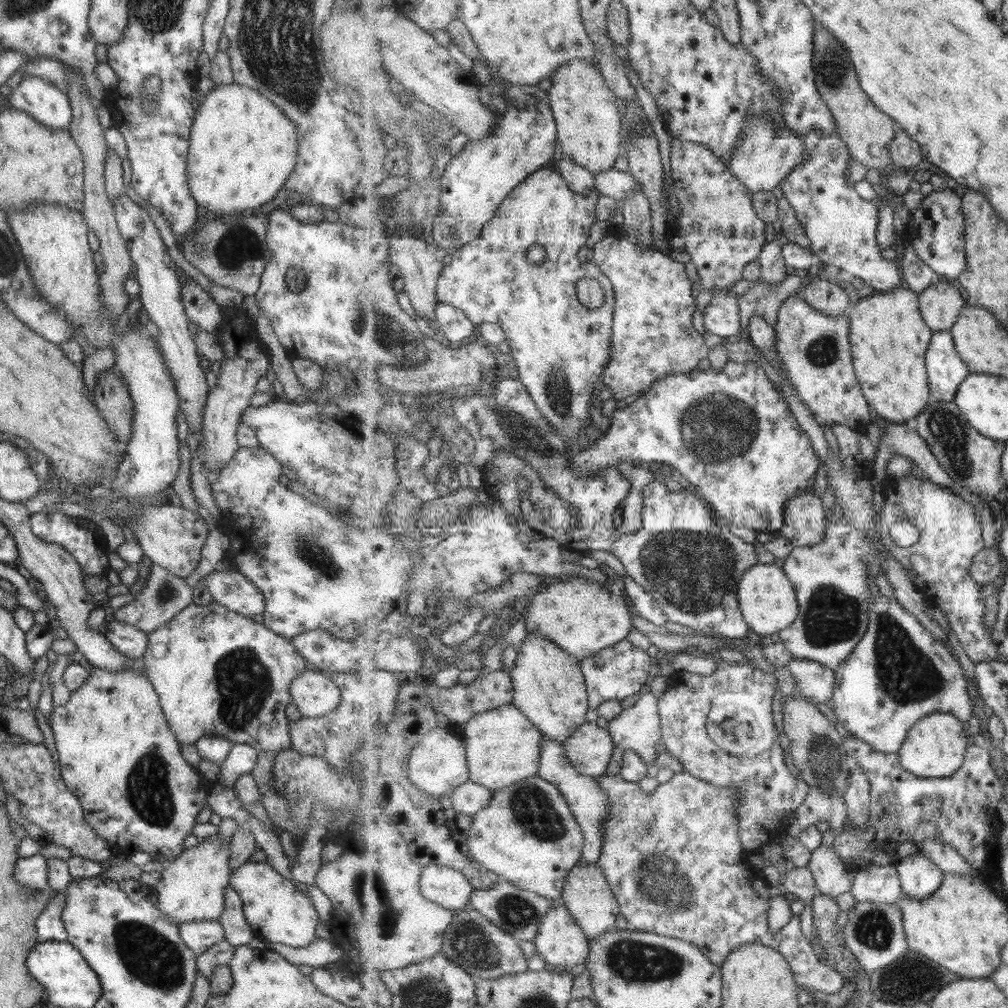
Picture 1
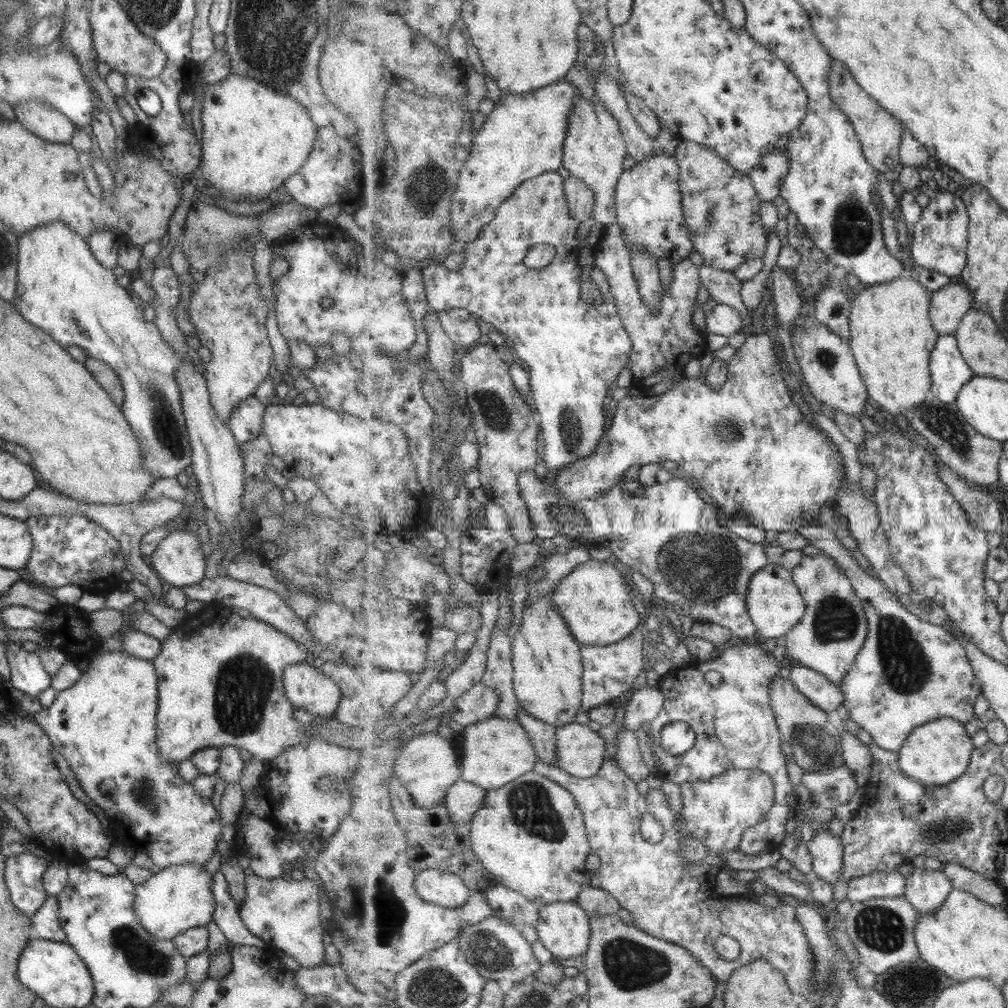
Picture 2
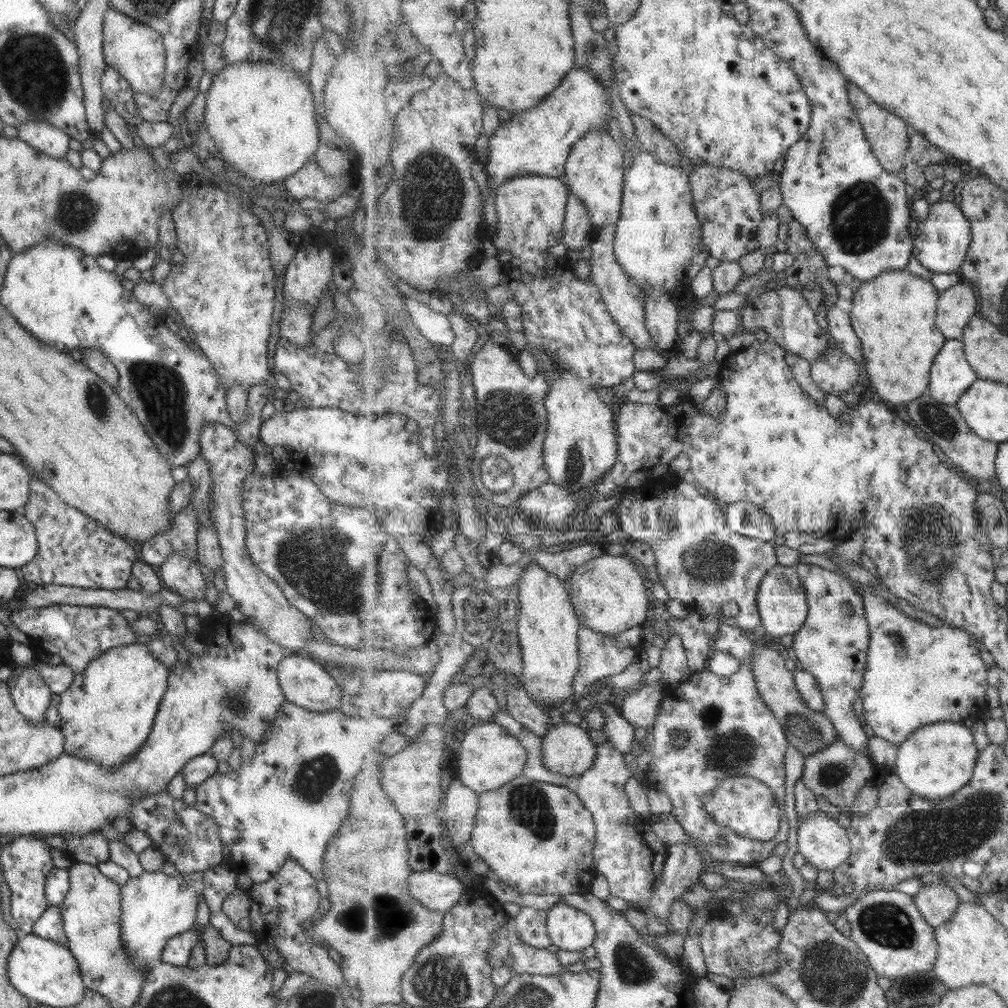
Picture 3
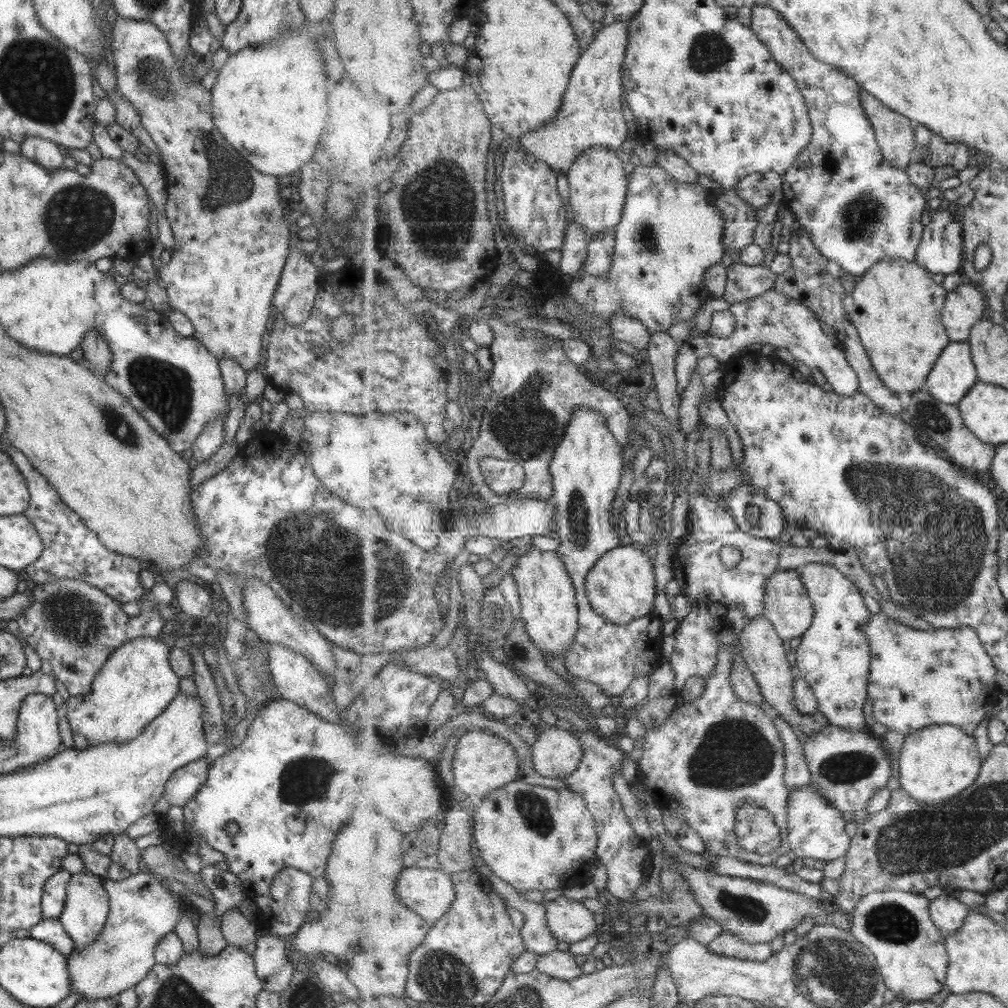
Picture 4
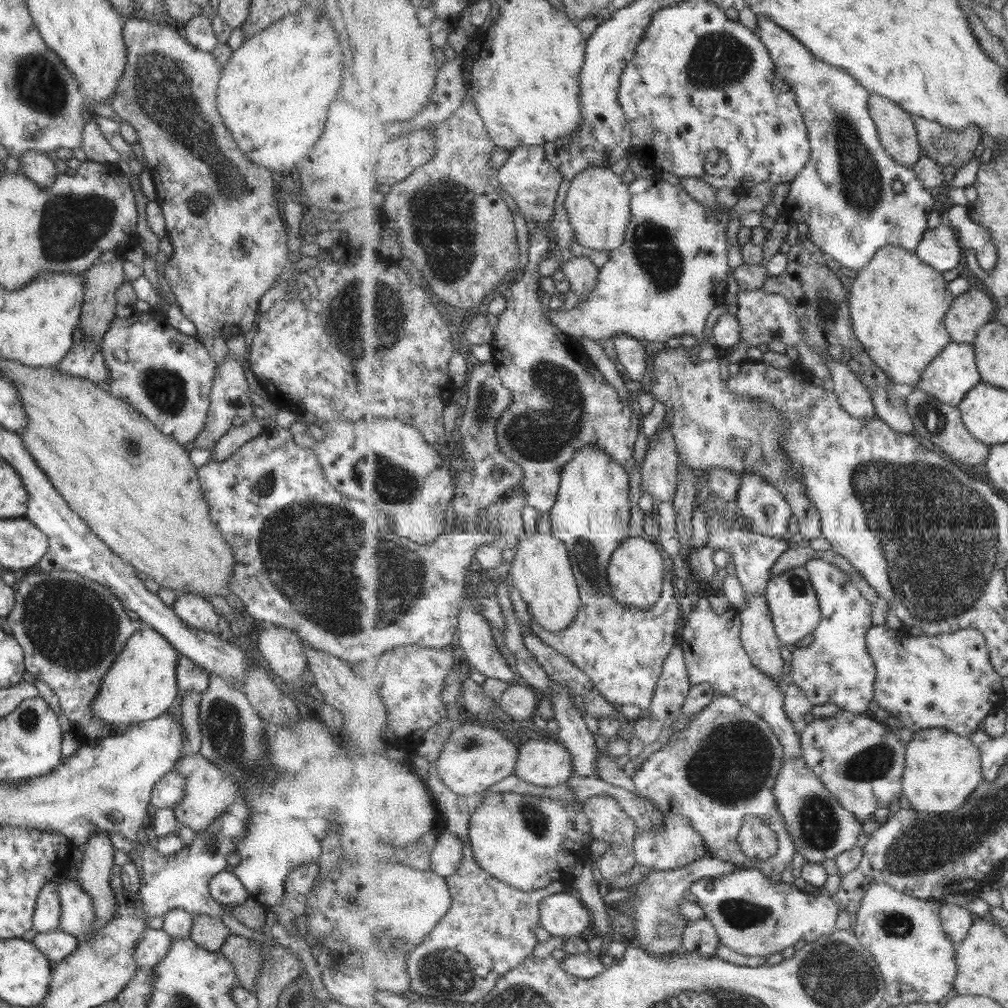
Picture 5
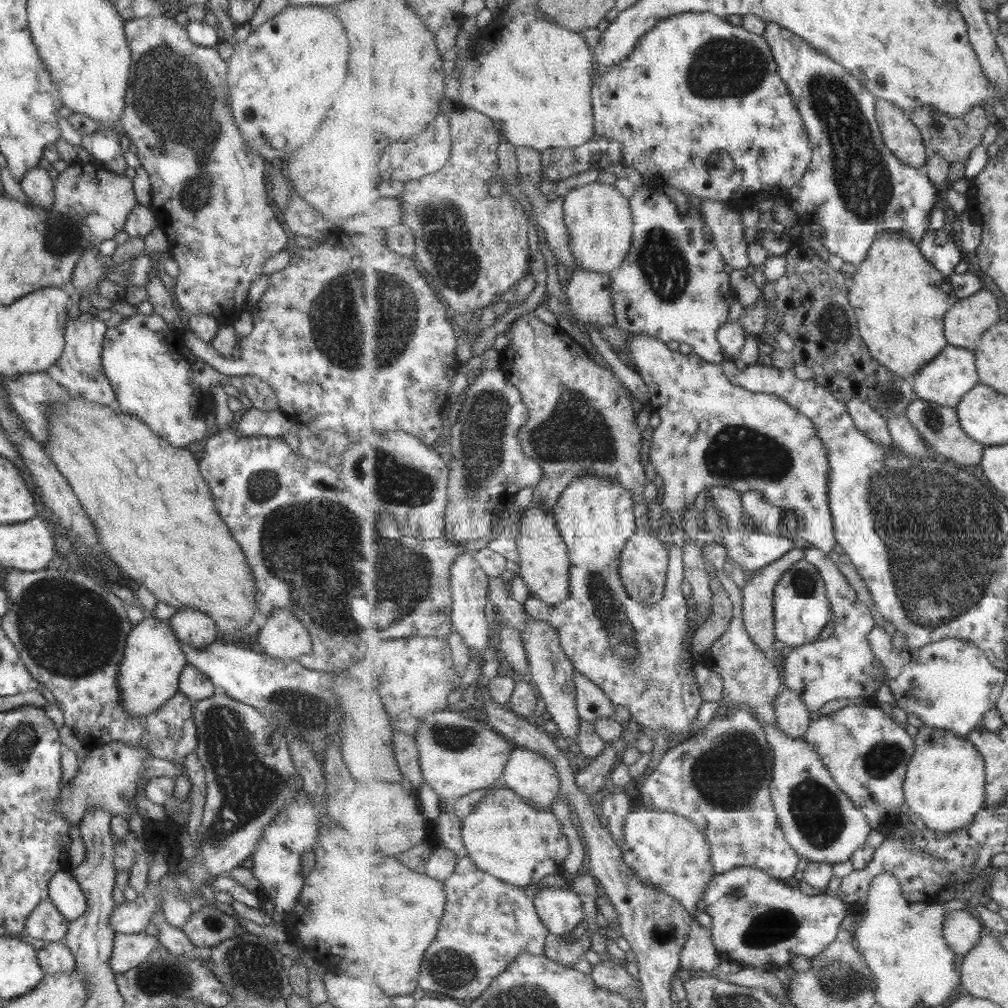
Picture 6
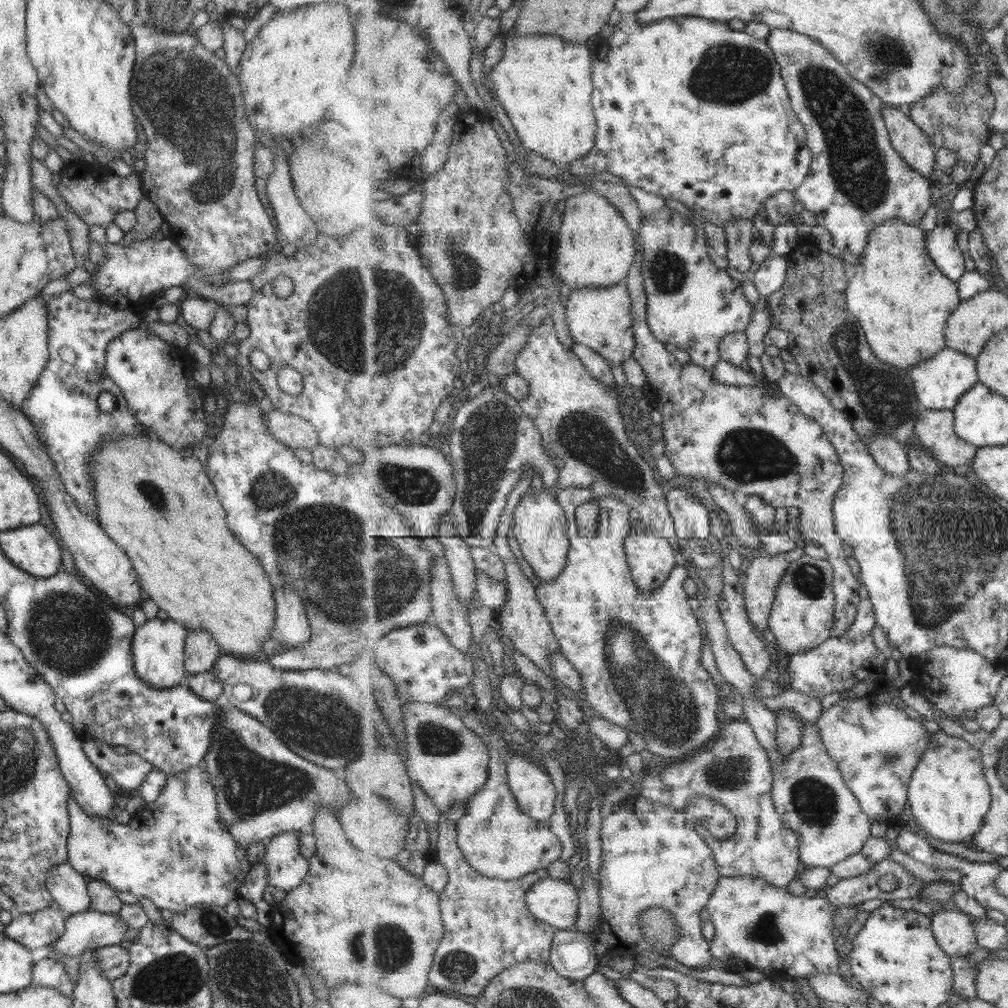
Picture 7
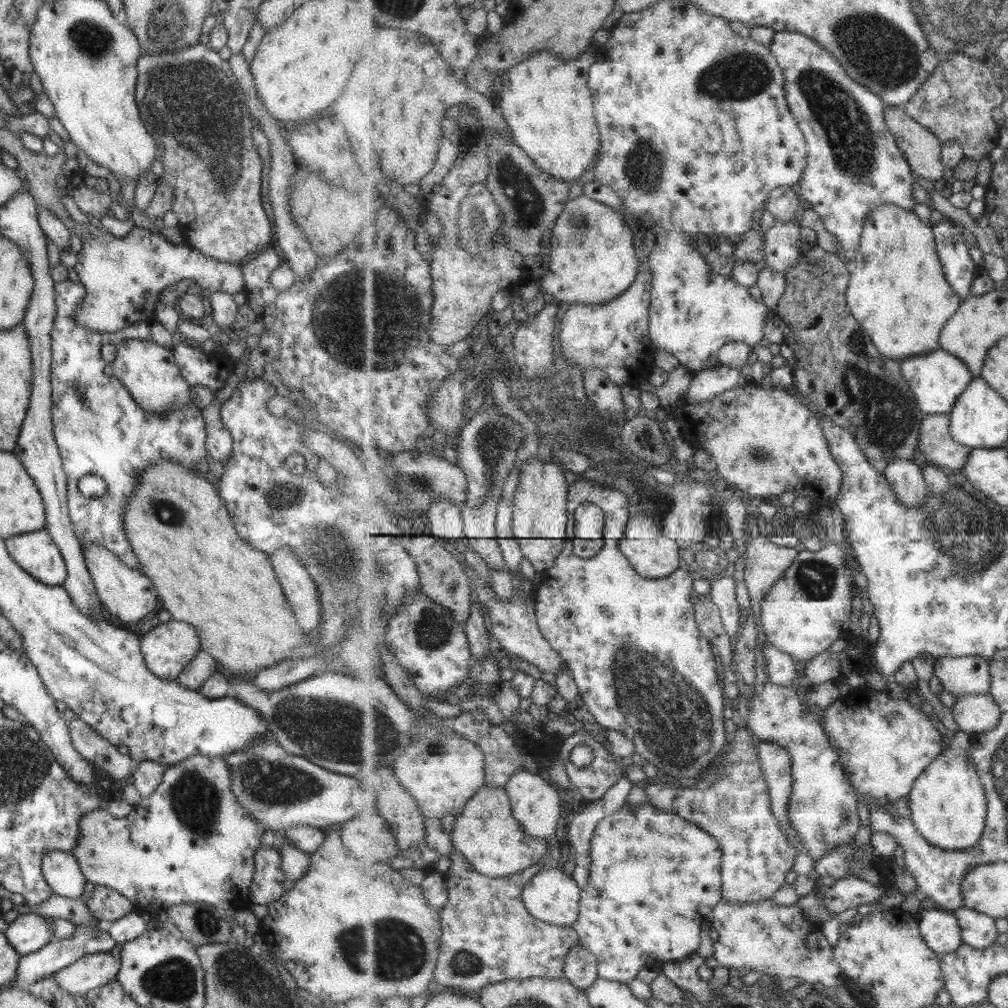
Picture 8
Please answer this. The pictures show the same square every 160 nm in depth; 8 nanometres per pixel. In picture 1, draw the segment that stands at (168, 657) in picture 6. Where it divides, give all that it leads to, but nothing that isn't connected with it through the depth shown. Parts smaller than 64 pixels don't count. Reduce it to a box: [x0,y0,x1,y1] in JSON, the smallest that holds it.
[48,668,207,863]

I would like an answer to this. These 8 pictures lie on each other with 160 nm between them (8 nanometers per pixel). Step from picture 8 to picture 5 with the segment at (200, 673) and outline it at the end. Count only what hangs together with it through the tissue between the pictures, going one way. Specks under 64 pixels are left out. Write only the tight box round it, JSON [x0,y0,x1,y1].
[172,593,219,631]

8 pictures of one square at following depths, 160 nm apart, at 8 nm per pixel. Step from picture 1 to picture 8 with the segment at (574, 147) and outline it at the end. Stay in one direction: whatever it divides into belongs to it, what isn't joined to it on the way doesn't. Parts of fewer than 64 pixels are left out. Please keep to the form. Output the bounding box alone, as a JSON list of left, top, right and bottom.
[537,195,638,305]

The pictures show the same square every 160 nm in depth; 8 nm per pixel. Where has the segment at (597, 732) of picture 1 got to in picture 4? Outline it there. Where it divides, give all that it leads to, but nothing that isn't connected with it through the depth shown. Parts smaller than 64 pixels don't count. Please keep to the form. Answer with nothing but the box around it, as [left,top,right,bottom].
[532,726,585,780]

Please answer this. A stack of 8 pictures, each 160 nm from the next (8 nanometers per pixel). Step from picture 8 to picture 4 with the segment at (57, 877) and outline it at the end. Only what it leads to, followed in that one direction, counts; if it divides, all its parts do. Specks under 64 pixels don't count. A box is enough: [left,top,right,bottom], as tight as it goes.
[58,871,109,950]

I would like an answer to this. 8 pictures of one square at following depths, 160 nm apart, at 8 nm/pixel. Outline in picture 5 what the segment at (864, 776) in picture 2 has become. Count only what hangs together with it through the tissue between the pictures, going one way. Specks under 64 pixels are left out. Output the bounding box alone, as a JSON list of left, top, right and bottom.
[788,558,878,715]

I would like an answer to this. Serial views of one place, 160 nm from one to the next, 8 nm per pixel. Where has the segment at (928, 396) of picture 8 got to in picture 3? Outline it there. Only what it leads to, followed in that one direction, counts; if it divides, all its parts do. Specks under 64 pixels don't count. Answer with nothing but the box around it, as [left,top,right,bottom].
[928,339,978,405]

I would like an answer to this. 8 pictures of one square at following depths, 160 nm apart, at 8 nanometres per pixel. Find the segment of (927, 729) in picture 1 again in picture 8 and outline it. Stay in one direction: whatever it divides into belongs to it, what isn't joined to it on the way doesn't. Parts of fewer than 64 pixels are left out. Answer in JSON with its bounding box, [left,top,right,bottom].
[908,730,987,851]

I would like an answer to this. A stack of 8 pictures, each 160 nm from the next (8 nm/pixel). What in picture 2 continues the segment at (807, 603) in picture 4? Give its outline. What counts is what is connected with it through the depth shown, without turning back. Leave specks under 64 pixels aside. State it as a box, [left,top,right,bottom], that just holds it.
[746,563,806,639]

